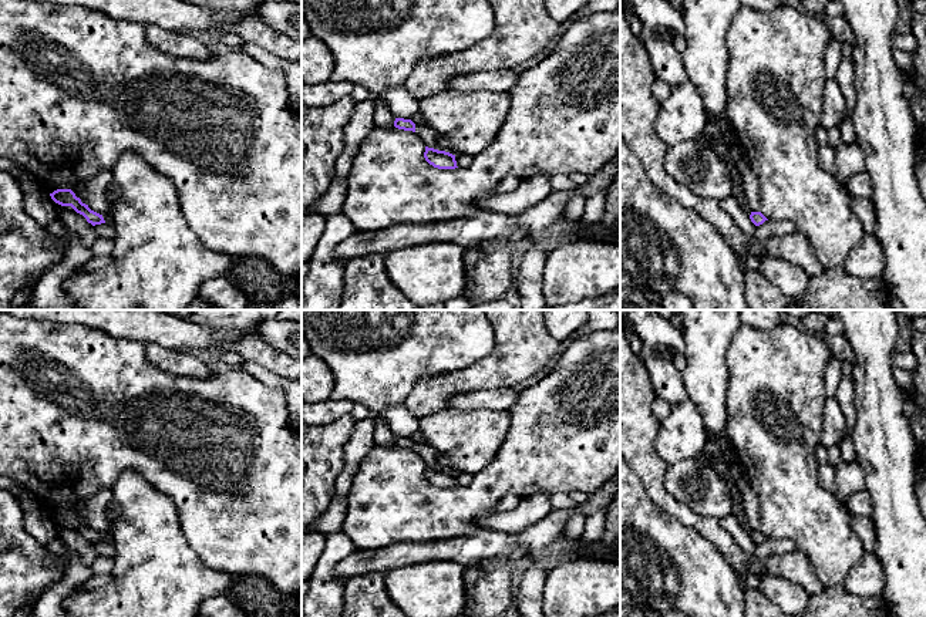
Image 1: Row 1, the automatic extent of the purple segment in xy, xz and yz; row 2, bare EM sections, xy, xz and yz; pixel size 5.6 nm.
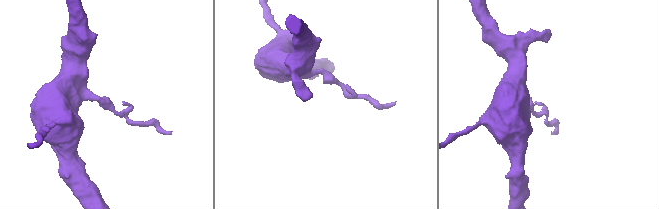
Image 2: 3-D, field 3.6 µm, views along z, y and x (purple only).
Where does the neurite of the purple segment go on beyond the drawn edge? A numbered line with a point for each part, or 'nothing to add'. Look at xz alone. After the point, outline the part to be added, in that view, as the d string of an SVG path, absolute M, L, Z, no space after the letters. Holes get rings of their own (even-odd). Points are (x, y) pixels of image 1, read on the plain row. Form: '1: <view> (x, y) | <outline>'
nothing to add

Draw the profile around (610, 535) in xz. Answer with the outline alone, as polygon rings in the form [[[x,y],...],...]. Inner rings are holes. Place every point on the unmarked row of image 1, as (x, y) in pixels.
[[[620,490],[607,506],[603,535],[600,536],[603,544],[620,543]]]

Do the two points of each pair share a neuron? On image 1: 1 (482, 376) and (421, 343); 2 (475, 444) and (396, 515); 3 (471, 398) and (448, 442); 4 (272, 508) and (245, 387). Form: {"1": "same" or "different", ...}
{"1": "different", "2": "different", "3": "different", "4": "same"}

